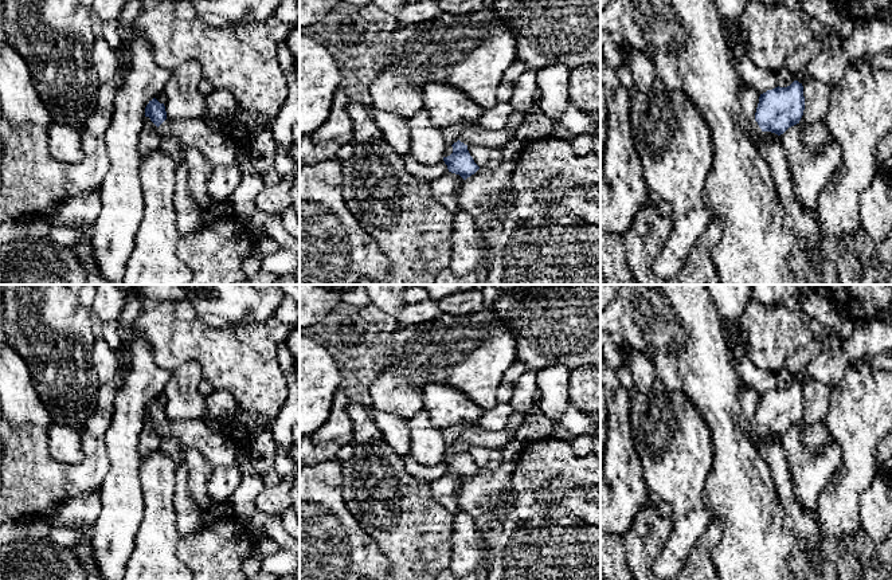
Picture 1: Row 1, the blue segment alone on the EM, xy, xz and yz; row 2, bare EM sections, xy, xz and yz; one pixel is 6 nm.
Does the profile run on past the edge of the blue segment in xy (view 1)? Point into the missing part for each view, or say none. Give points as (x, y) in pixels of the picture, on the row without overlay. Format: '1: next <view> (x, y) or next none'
1: next xy (218, 449)

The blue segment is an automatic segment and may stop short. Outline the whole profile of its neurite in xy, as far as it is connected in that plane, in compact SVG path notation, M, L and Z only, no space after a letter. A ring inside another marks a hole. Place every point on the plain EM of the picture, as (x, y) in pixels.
M156 399L146 405L145 418L149 418L157 427L161 440L176 439L183 455L195 448L212 467L238 462L239 446L230 435L212 431L206 420L169 420L164 404L160 404Z

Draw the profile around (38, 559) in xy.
M48 538L0 546L0 580L86 580L86 576L74 549Z

